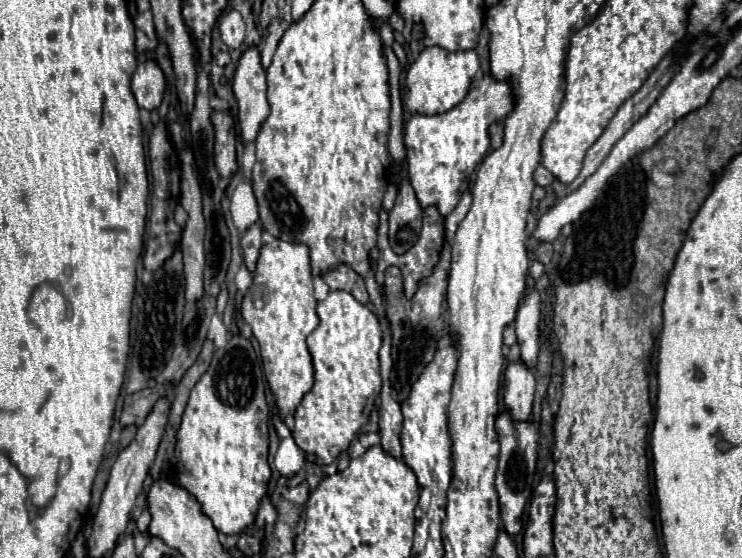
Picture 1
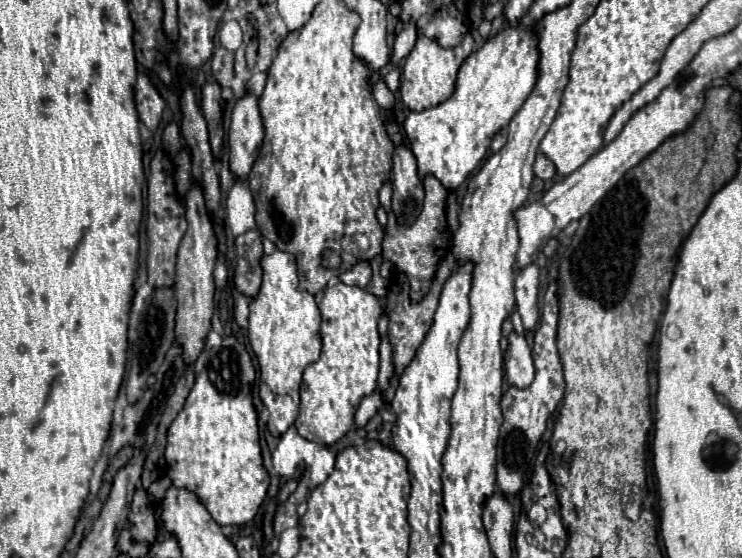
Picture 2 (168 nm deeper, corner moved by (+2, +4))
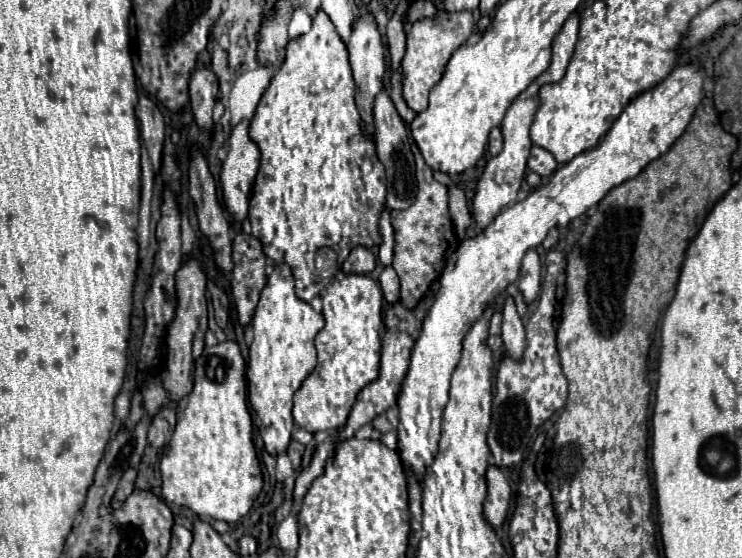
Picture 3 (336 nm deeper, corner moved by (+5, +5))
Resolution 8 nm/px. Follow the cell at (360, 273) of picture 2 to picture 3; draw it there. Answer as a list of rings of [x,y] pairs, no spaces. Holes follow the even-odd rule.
[[[355,247],[347,261],[345,261],[345,267],[347,267],[347,273],[371,273],[375,269],[375,255],[371,249],[367,247]]]

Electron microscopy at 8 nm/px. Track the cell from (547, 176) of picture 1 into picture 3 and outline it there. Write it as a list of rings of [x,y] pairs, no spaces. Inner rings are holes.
[[[533,145],[531,155],[529,155],[529,161],[527,161],[527,167],[529,167],[531,171],[539,173],[541,177],[549,177],[549,175],[555,173],[557,161],[555,161],[555,157],[553,157],[547,149]]]

